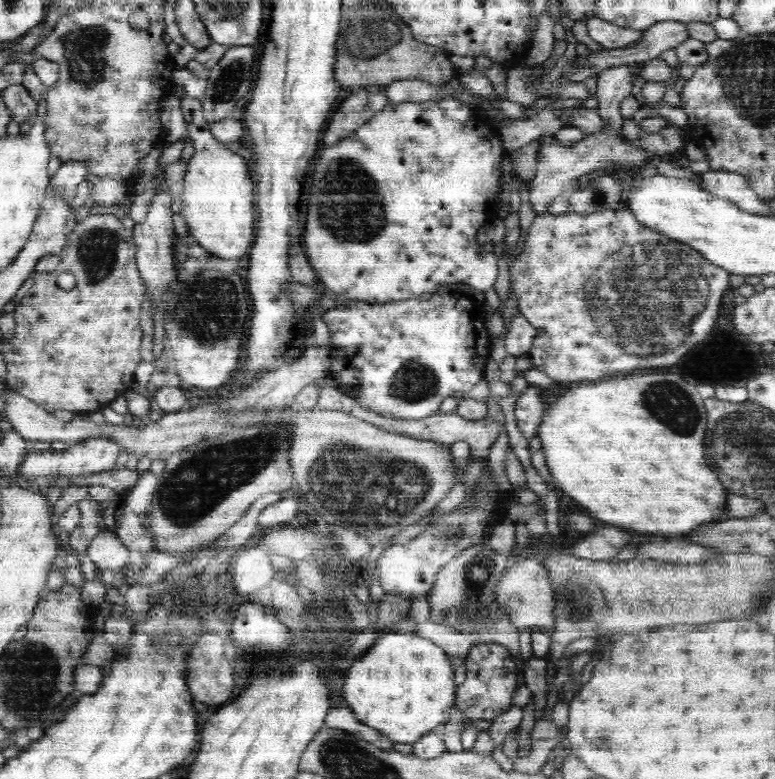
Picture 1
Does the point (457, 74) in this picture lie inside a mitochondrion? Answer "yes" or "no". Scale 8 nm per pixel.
no

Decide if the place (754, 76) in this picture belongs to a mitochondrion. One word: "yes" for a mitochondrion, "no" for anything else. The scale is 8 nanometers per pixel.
yes

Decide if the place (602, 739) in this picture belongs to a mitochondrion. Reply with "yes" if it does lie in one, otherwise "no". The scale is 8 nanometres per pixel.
yes

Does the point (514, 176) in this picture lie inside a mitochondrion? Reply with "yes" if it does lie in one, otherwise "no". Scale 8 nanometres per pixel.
no

